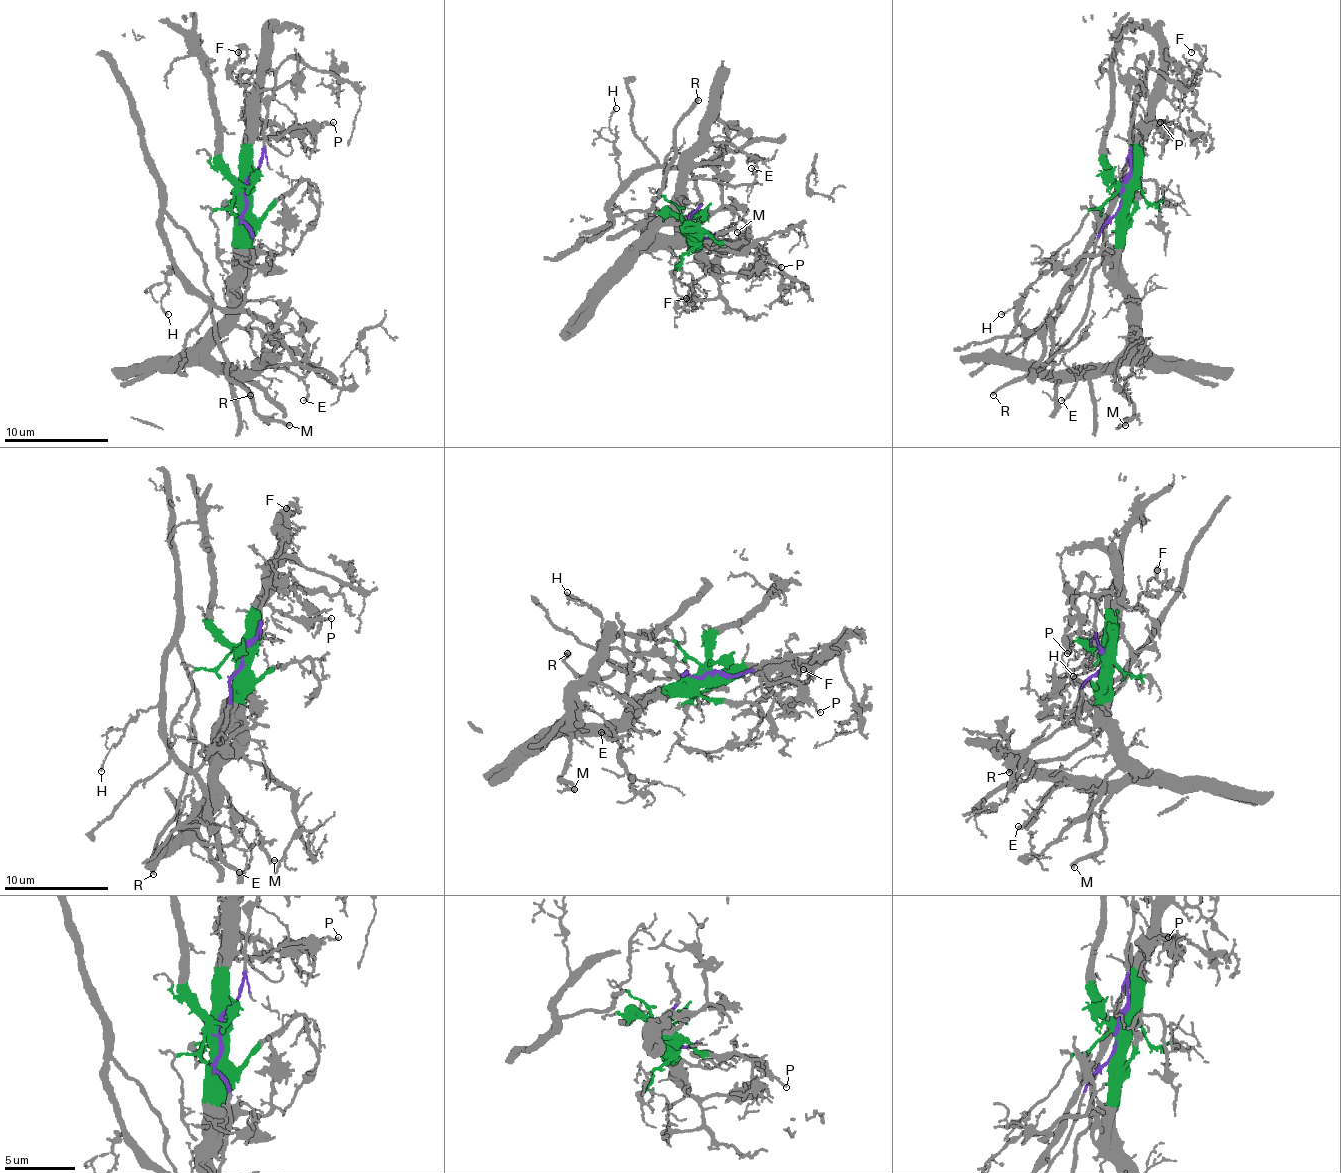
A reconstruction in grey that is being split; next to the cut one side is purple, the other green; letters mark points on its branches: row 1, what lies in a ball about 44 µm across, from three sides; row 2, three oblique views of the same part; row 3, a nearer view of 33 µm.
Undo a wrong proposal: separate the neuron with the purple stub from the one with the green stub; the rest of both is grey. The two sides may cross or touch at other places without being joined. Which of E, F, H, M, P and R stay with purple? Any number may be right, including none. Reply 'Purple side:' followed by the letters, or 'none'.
Purple side: H, R

